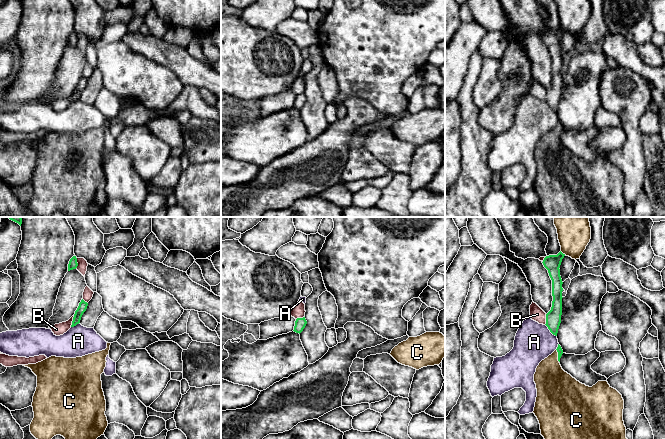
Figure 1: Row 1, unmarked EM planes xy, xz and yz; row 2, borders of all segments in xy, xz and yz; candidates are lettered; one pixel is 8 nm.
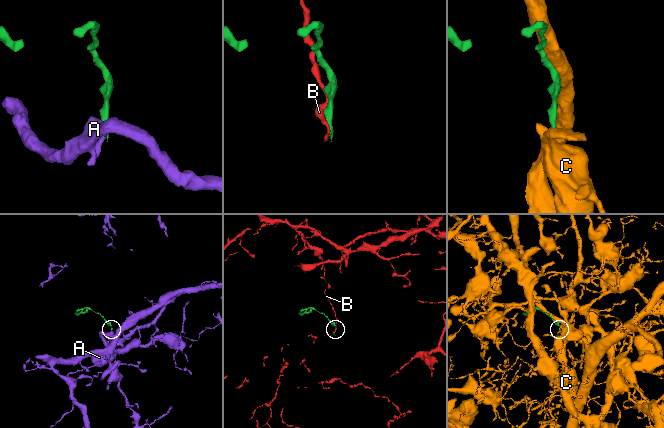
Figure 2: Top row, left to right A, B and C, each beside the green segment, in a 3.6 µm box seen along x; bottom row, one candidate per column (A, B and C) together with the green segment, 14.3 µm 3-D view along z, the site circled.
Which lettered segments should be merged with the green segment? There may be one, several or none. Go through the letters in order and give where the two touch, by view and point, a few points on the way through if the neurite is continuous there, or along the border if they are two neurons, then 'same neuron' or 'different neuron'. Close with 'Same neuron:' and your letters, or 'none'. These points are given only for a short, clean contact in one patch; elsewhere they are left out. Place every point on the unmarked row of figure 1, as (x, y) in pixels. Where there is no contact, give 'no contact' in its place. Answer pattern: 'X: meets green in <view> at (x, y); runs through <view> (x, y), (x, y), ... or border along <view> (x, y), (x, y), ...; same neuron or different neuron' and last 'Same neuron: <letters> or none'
A: meets green in yz at (550, 107); border along yz (545, 100), (556, 112); different neuron
B: meets green in xy at (72, 97); different neuron
C: meets green in yz at (558, 131); same neuron
Same neuron: C

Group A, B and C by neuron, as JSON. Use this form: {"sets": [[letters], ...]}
{"sets": [["A"], ["B"], ["C"]]}

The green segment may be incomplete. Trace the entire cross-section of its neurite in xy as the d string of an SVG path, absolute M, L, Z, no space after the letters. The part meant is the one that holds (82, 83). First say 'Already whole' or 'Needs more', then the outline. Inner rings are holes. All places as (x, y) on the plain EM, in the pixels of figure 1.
Already whole. M82 75L81 78L79 79L77 86L75 87L71 103L74 103L80 99L81 93L83 89L86 87L87 82L88 79Z

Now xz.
Already whole. M305 93L297 94L295 97L295 102L294 102L293 107L300 110L303 107L303 105L305 104L306 100L307 100L307 97L306 97Z

